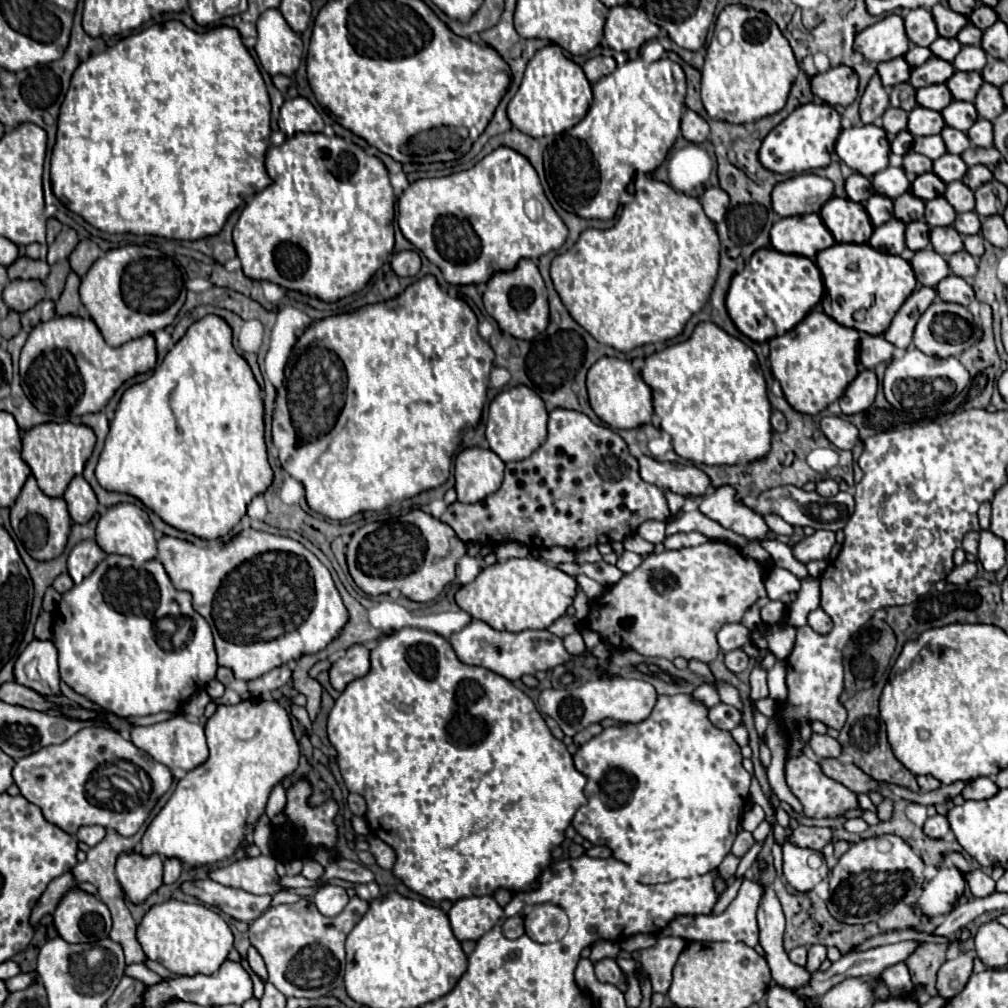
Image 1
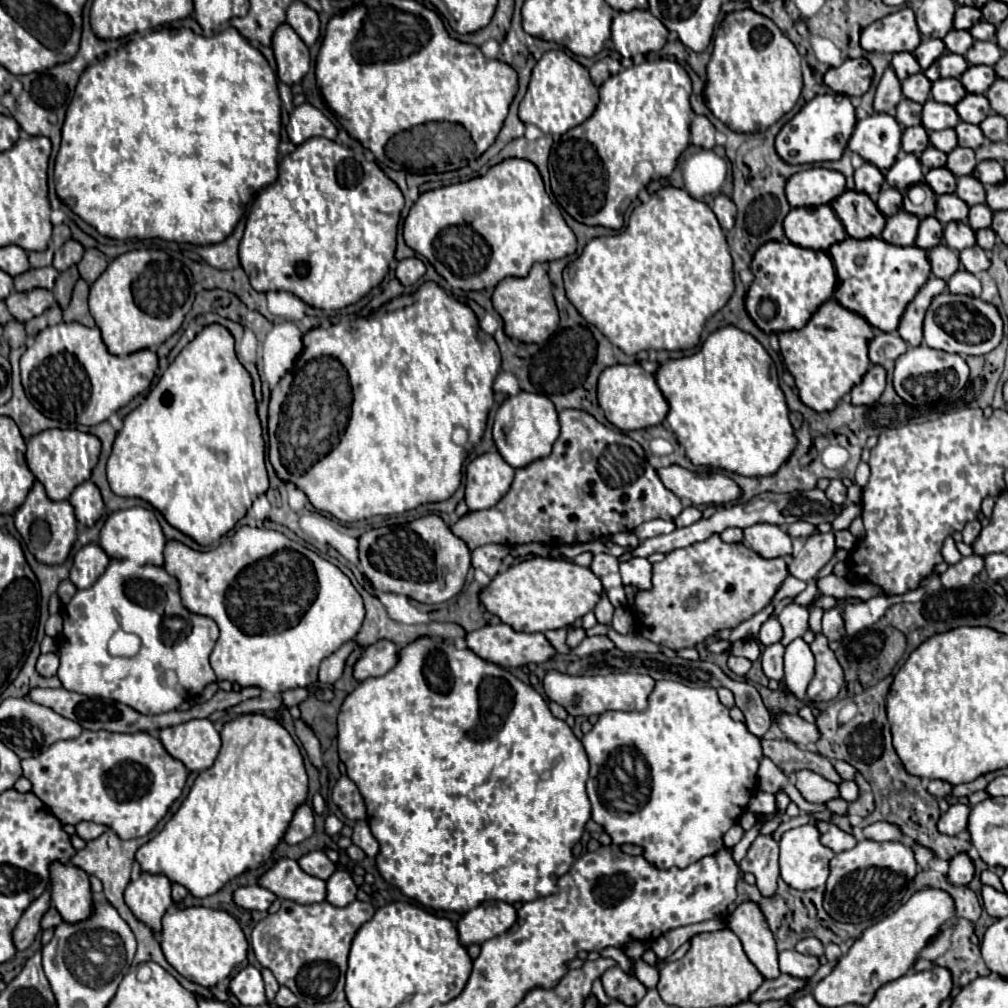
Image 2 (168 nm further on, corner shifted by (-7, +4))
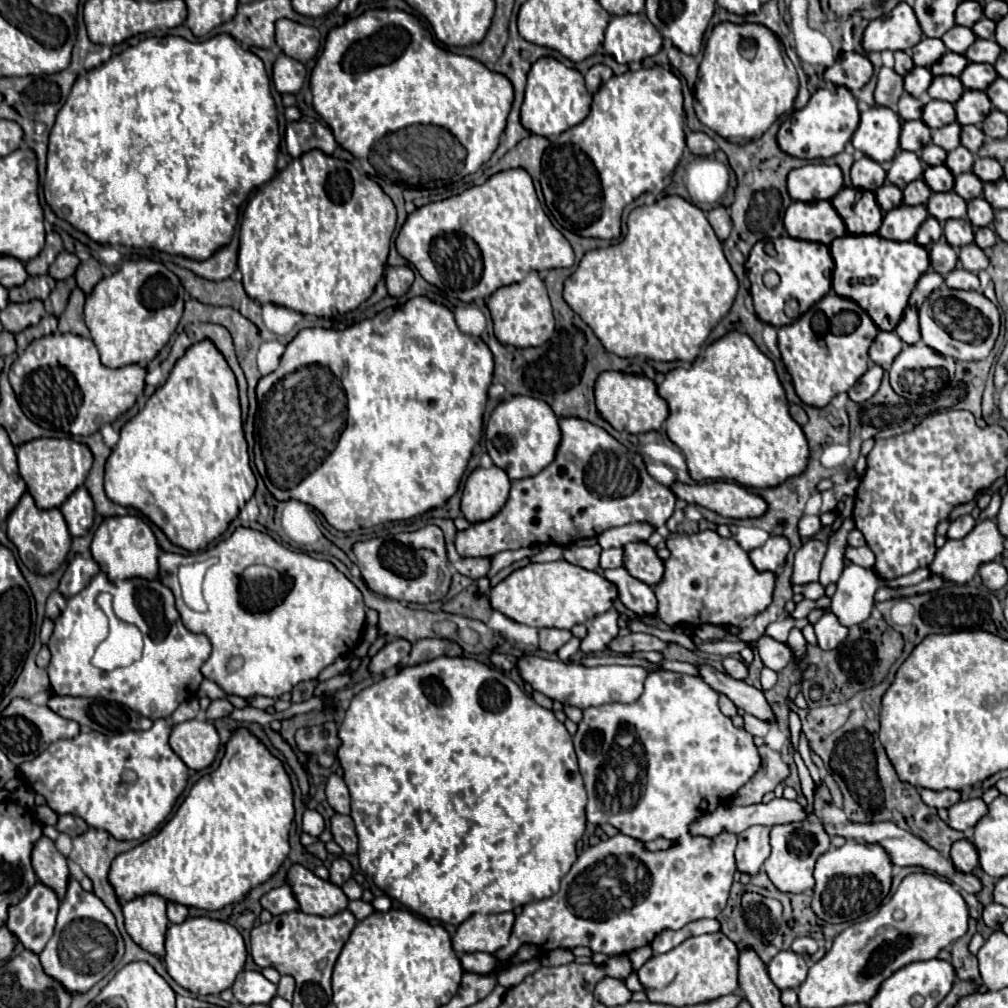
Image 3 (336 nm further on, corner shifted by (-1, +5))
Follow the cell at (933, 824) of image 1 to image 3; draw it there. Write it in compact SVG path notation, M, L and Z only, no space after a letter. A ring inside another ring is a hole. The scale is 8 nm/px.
M968 799L952 805L948 809L948 825L956 831L966 831L976 825L976 821L986 813L986 803L982 799Z

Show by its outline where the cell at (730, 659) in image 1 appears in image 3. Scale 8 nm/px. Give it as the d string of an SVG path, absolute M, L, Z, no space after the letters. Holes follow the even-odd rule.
M726 657L724 661L722 661L722 665L724 665L724 669L726 669L726 673L730 675L730 677L734 677L734 679L744 679L746 677L746 663L744 661L740 661L740 659L736 659L736 657Z

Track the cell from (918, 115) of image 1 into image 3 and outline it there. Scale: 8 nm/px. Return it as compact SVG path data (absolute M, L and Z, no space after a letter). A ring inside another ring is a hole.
M932 99L922 109L922 121L930 129L936 129L936 127L944 127L948 123L954 123L956 121L954 105L948 103L948 101L936 101L936 99Z

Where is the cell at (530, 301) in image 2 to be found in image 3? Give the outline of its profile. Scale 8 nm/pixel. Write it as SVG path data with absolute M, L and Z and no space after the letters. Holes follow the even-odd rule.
M530 271L524 281L512 283L506 287L496 289L488 297L488 309L492 313L494 321L494 335L500 343L504 345L514 345L514 347L540 347L544 345L550 335L554 333L554 315L550 307L550 299L544 287L544 281L536 271Z

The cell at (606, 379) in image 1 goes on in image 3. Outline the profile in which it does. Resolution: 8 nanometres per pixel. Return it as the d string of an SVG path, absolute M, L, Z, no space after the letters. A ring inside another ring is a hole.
M604 371L594 385L596 407L600 415L616 429L626 433L658 431L668 417L668 403L656 393L656 383L644 375L630 375L622 371Z

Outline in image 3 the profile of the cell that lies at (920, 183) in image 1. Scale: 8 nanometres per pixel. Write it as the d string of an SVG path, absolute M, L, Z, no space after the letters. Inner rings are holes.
M936 165L924 169L924 181L932 191L952 191L954 175L946 165Z

